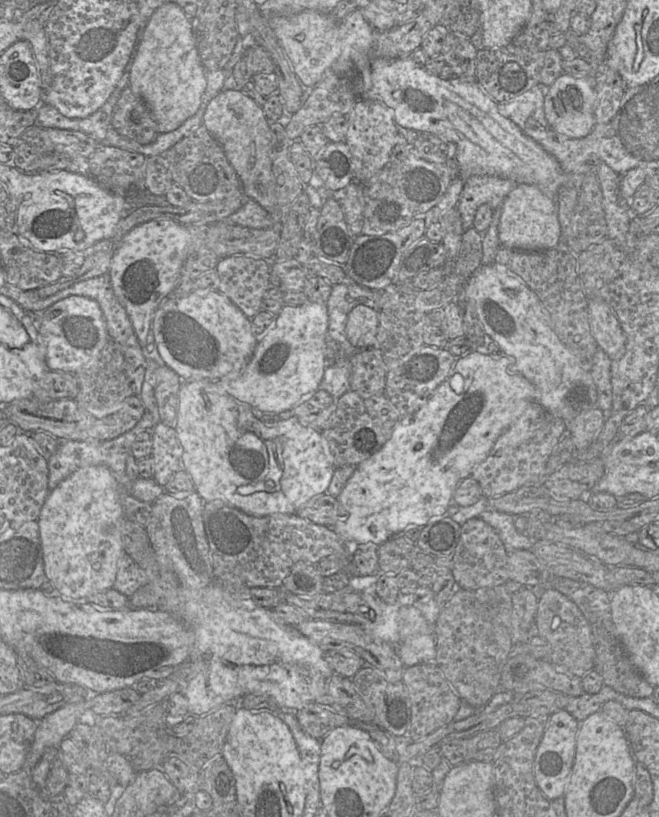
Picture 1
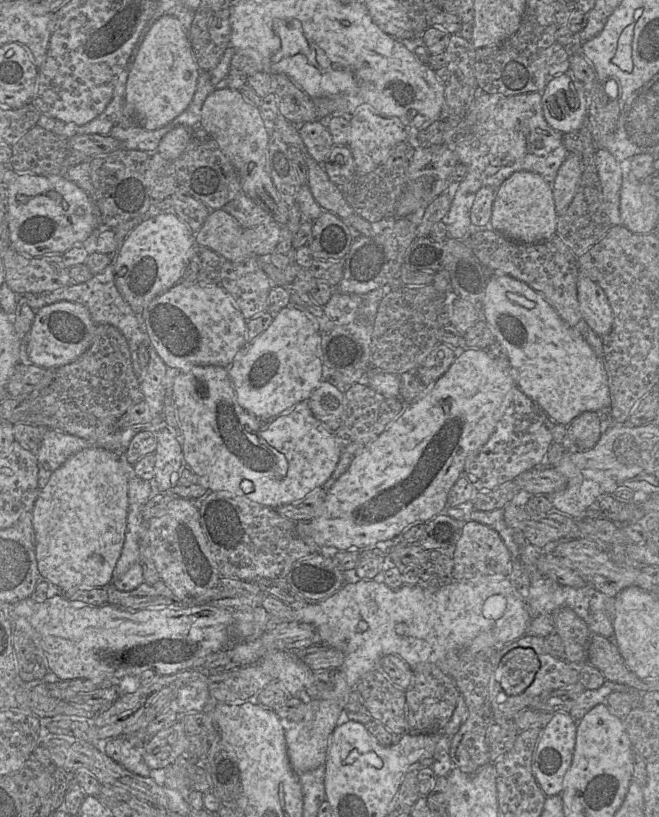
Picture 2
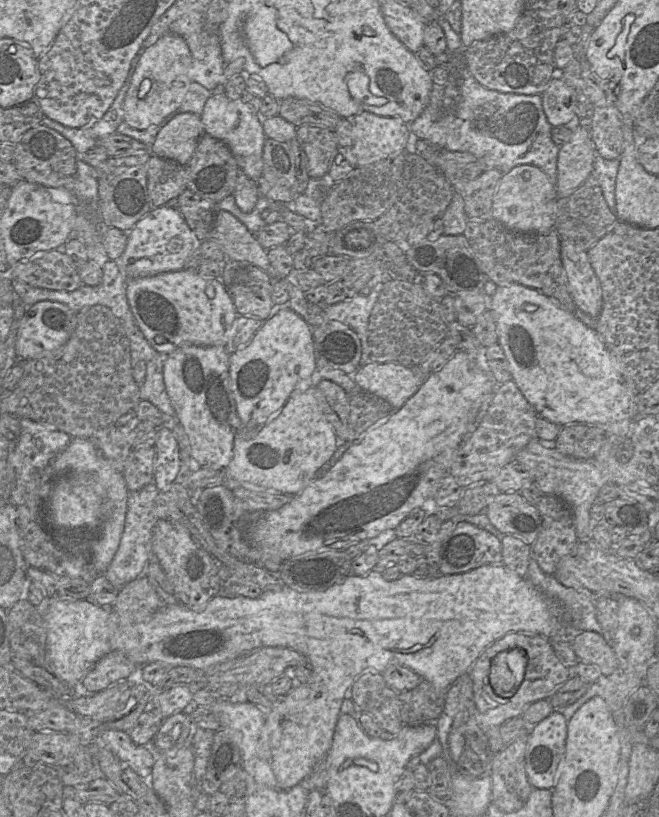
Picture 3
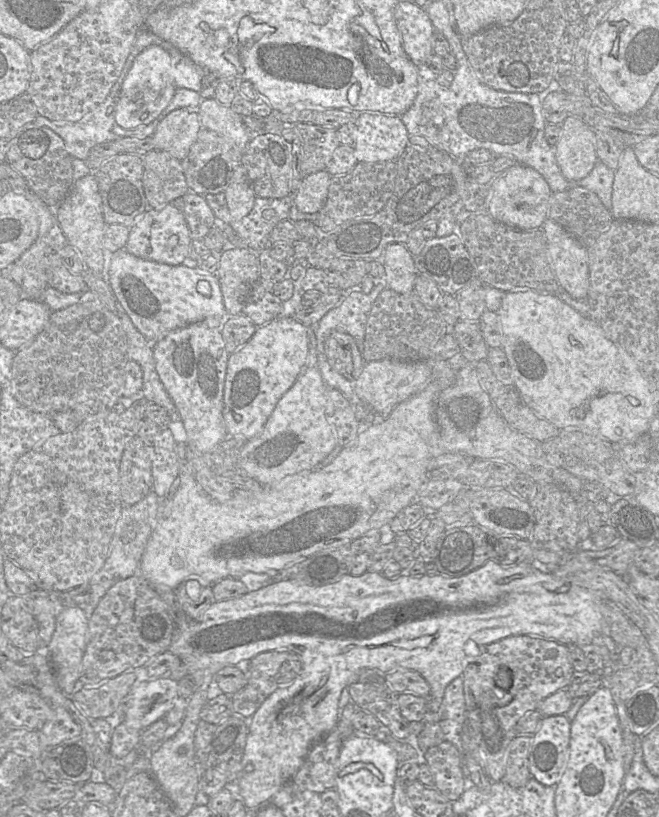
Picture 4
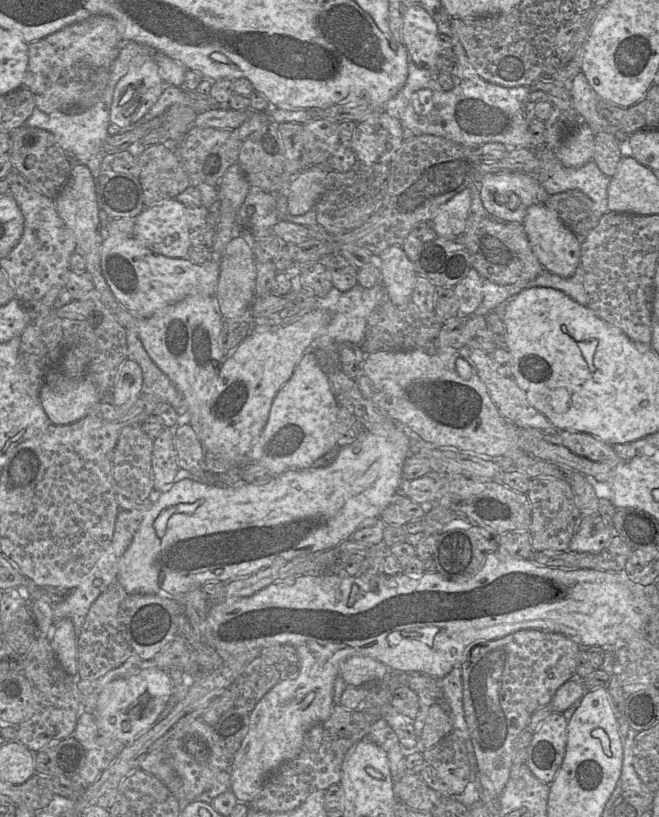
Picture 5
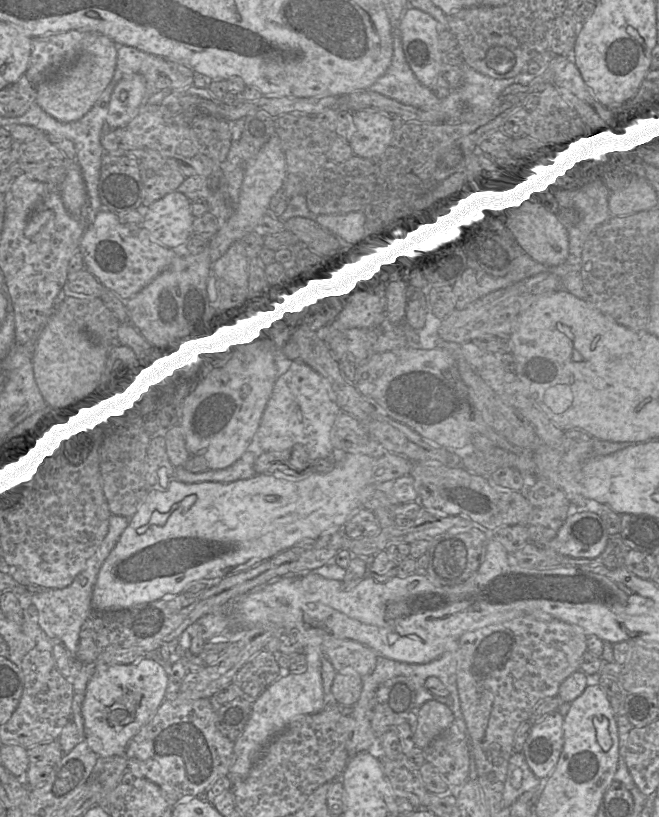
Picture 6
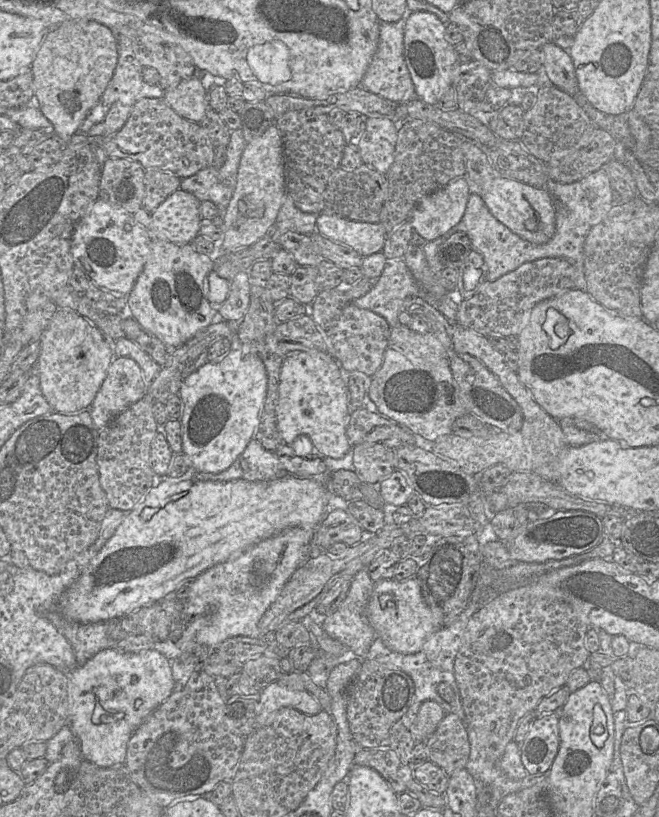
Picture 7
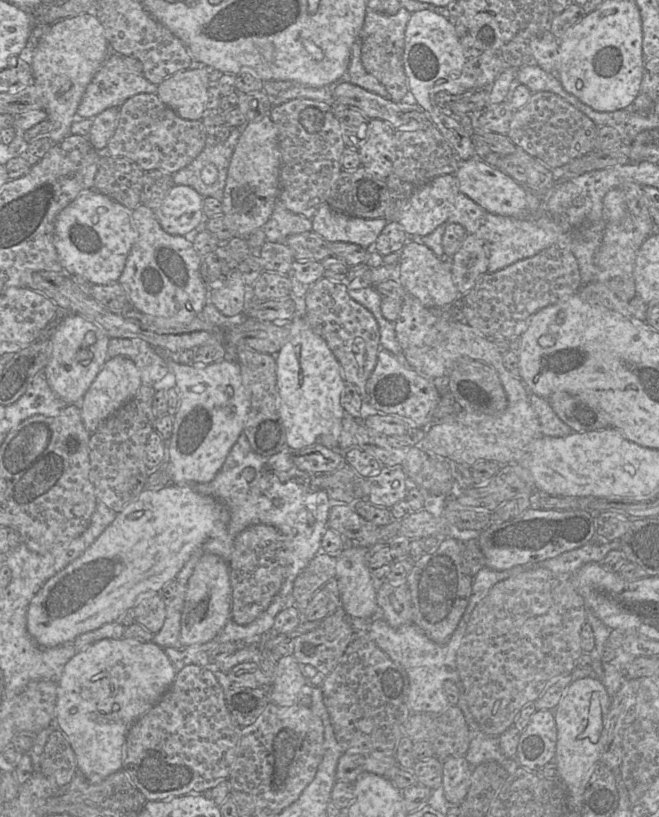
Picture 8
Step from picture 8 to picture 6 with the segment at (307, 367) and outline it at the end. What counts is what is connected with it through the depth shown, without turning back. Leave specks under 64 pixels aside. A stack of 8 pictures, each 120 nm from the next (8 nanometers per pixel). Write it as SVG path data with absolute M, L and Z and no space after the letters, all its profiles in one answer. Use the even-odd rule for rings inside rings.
M294 360L287 371L277 378L258 431L247 450L259 456L263 452L291 449L292 468L304 471L313 461L325 458L334 451L332 431L340 412L324 378L305 362Z

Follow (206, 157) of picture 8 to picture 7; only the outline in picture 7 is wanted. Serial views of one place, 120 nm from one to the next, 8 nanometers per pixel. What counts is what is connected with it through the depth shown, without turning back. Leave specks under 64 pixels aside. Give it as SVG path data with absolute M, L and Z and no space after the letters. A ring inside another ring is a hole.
M241 128L231 130L224 164L221 167L206 167L181 179L179 189L193 194L200 202L213 202L219 215L222 215L236 187L237 172L246 144Z

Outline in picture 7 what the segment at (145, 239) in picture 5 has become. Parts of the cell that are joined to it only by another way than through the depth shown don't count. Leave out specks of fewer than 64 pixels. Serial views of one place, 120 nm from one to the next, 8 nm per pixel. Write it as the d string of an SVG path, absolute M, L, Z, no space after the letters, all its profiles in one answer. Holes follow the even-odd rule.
M181 189L174 191L151 213L149 233L153 239L191 244L199 234L199 205L193 194Z

